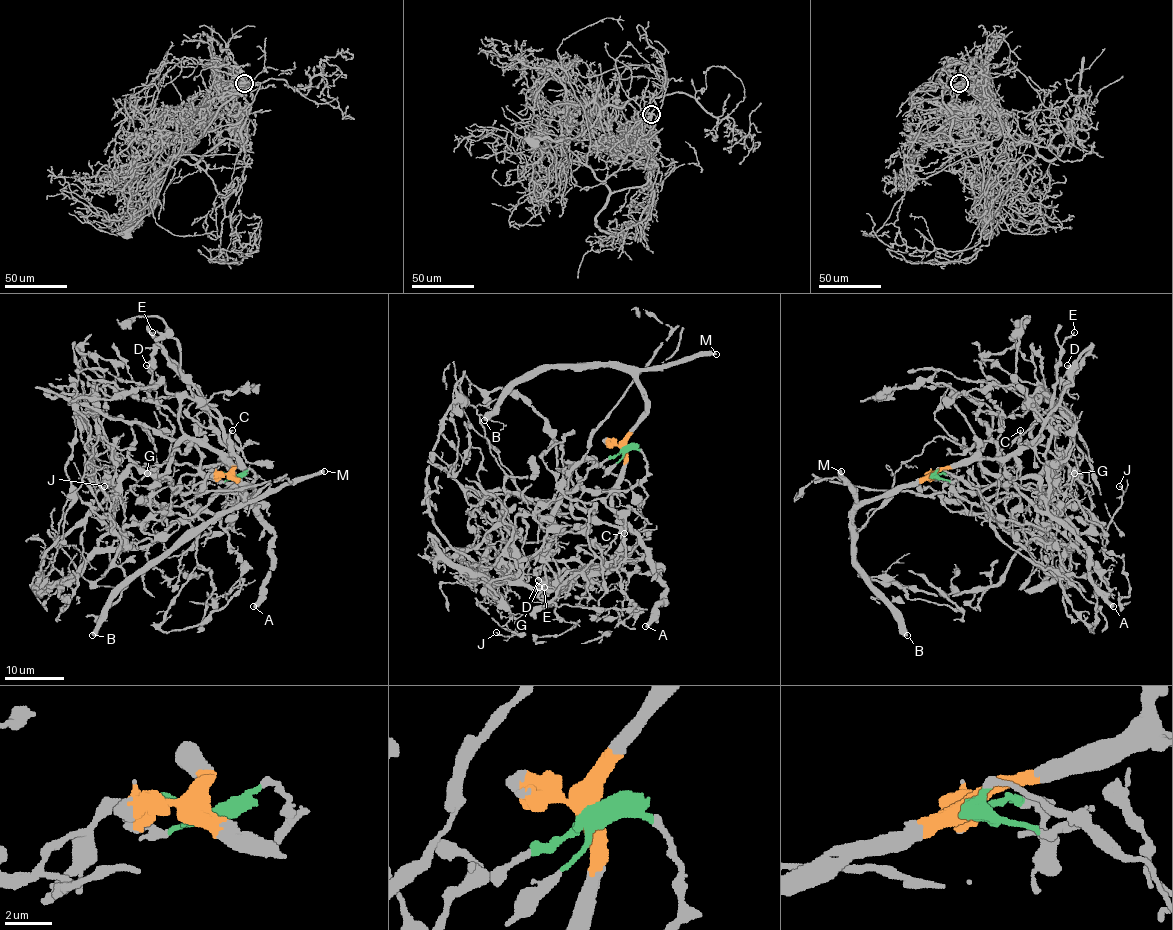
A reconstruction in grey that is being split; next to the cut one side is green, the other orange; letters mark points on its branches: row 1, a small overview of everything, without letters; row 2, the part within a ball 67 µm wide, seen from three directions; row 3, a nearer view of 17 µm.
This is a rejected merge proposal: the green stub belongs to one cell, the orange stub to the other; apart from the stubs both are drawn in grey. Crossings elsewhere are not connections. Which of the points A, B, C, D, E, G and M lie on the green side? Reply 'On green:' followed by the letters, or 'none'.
On green: A, E

